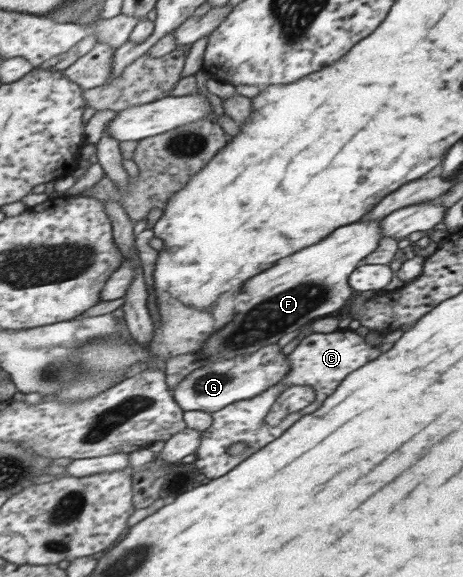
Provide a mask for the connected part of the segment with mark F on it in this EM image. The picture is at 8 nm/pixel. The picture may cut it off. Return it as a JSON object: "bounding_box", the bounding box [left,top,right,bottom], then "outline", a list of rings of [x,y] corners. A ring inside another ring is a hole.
{"bounding_box":[196,221,382,362],"outline":[[[357,221],[339,227],[323,240],[304,247],[294,255],[279,259],[279,265],[255,275],[245,285],[243,309],[227,323],[219,333],[203,343],[203,349],[196,350],[198,359],[209,358],[218,362],[251,354],[261,347],[277,344],[283,335],[300,330],[309,320],[330,316],[341,309],[351,297],[354,289],[349,286],[349,276],[379,247],[382,221]],[[213,357],[213,359],[211,359]]]}

